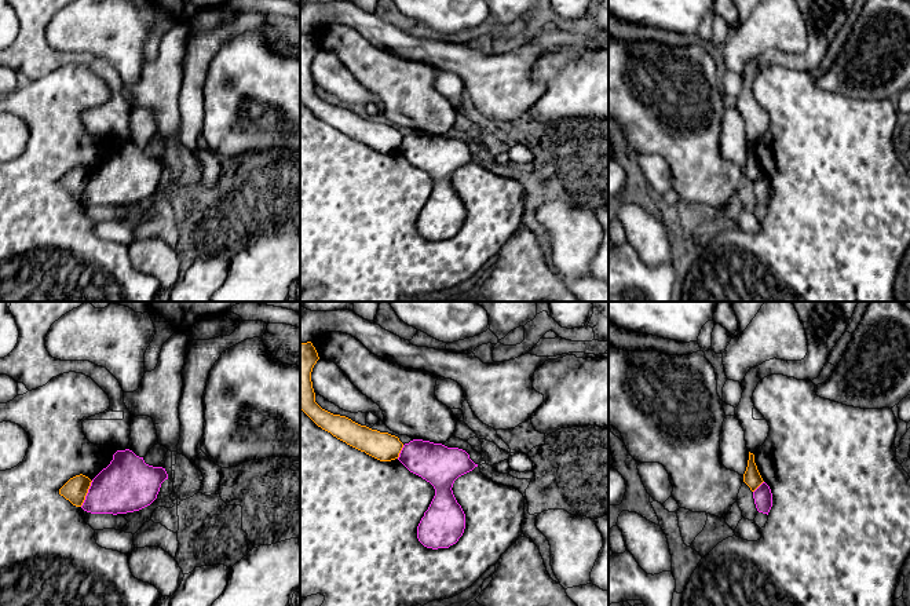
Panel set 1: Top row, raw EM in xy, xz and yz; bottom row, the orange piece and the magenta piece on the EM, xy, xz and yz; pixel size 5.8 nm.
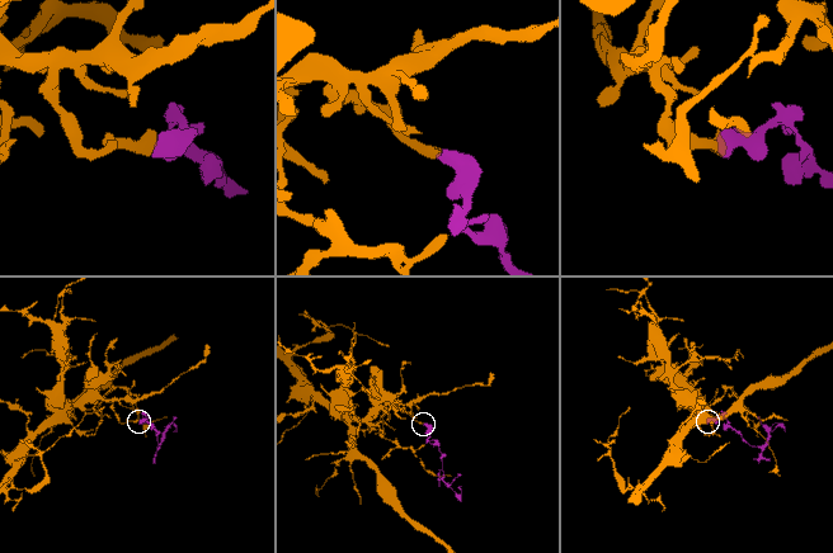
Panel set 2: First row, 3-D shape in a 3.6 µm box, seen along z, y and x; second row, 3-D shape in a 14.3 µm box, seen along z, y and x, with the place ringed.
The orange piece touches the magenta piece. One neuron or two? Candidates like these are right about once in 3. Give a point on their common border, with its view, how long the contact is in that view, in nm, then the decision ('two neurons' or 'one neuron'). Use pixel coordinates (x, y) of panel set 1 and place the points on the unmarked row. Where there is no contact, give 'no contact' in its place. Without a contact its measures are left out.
xy (87, 183) | 170 nm | two neurons

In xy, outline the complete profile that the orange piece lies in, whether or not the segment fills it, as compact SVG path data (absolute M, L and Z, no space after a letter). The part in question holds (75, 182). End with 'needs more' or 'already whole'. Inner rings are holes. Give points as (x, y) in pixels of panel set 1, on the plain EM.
M83 165L76 167L59 180L59 186L69 191L73 197L81 198L91 178L91 174L92 172Z; already whole

